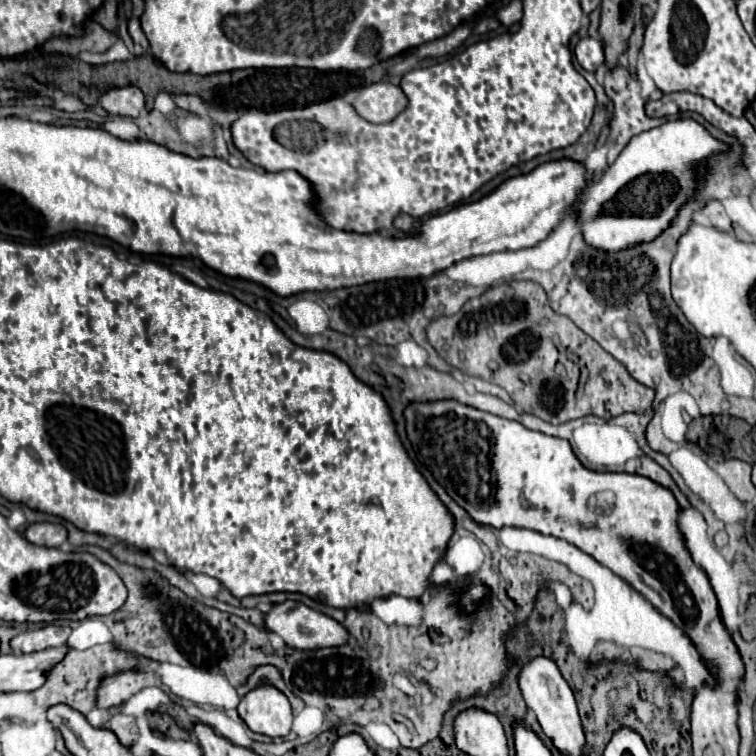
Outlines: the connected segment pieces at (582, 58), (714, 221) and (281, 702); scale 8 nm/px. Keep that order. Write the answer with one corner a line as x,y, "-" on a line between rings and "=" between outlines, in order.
580,39
578,45
574,47
574,55
578,59
578,63
586,69
586,71
596,71
602,63
604,63
604,51
602,51
602,41
598,39
=
716,199
708,201
698,213
704,215
704,217
708,217
712,227
720,227
720,229
732,231
732,221
728,219
728,215
726,215
726,211
724,211
724,207
722,207
720,201
716,201
=
262,685
242,697
238,715
254,733
268,737
286,737
292,727
292,709
286,695
270,685

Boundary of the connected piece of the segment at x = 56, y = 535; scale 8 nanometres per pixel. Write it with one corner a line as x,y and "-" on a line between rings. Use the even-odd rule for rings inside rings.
34,523
28,525
24,537
40,547
60,547
66,541
66,529
62,525
52,523

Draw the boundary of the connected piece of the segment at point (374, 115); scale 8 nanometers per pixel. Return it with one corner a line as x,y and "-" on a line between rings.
372,83
360,89
354,109
370,123
388,123
408,107
408,97
398,85

